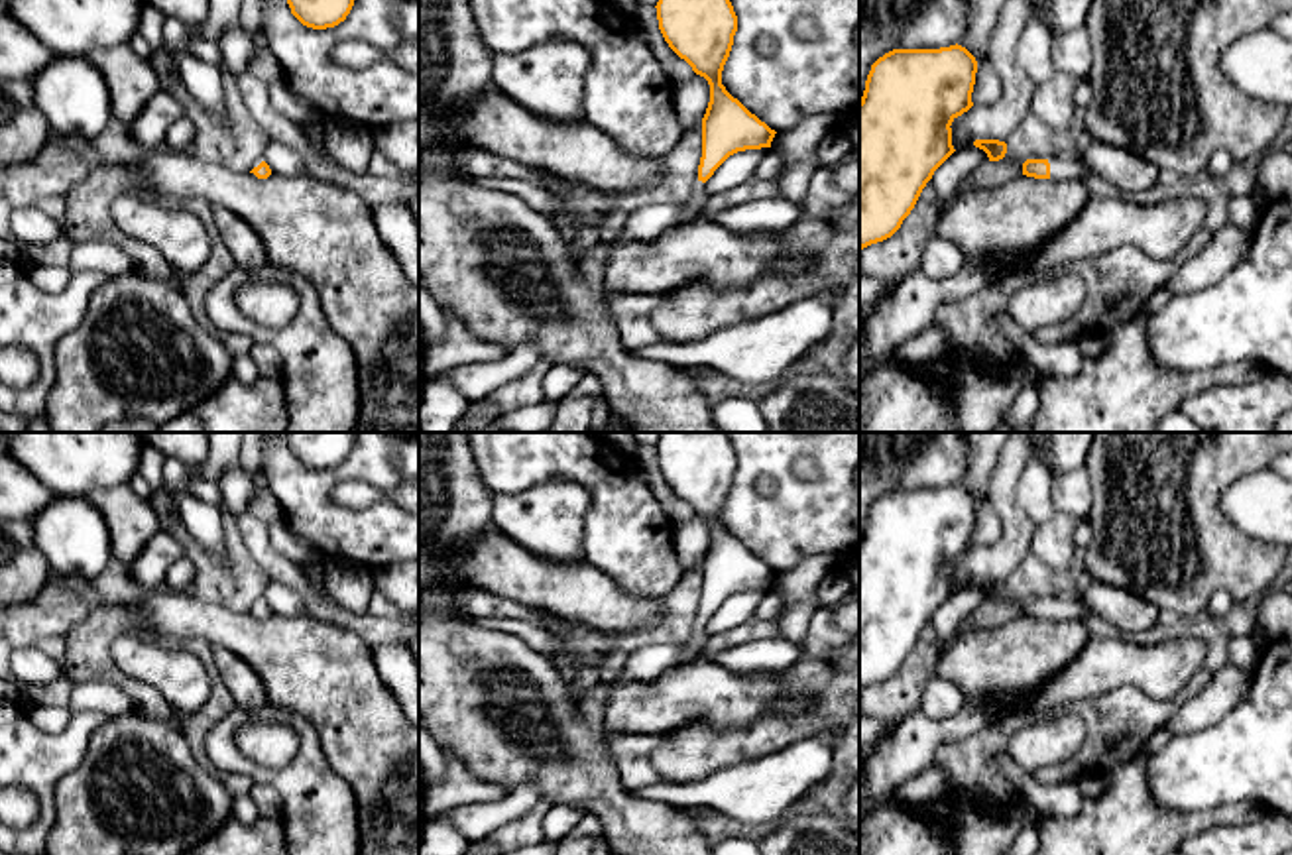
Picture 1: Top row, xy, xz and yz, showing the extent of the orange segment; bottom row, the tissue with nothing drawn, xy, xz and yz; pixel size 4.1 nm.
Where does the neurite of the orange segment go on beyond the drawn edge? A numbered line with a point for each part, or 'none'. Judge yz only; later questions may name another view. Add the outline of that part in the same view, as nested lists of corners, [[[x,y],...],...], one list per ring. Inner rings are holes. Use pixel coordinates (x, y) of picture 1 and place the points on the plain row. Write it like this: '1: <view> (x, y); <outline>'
1: yz (1062, 608); [[[1068,596],[1050,598],[1050,619],[1052,621],[1066,621],[1066,619],[1086,619],[1091,611],[1084,599],[1072,599]]]

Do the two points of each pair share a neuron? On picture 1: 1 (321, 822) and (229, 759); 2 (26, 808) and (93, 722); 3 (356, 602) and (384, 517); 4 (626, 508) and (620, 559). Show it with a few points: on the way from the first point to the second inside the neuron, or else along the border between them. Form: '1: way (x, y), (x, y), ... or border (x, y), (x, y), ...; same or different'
1: way (297, 798), (278, 779), (252, 771); same
2: border (20, 785), (38, 802), (38, 814), (24, 828); different
3: border (323, 557), (351, 561), (372, 570); different
4: way (626, 519), (626, 547); same

